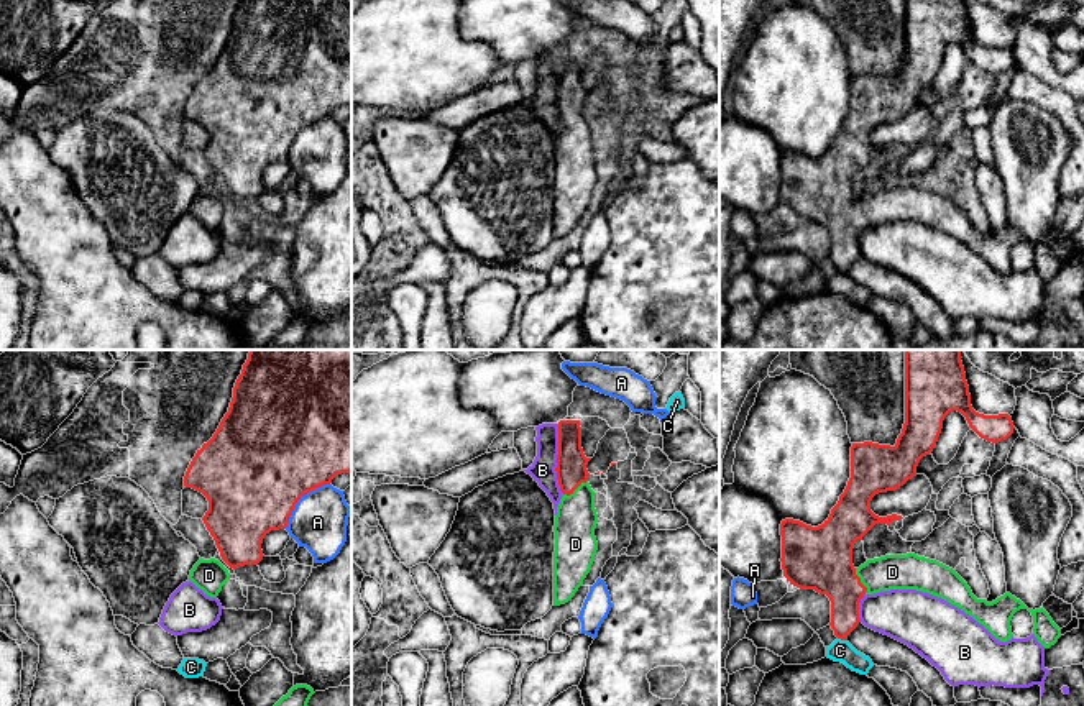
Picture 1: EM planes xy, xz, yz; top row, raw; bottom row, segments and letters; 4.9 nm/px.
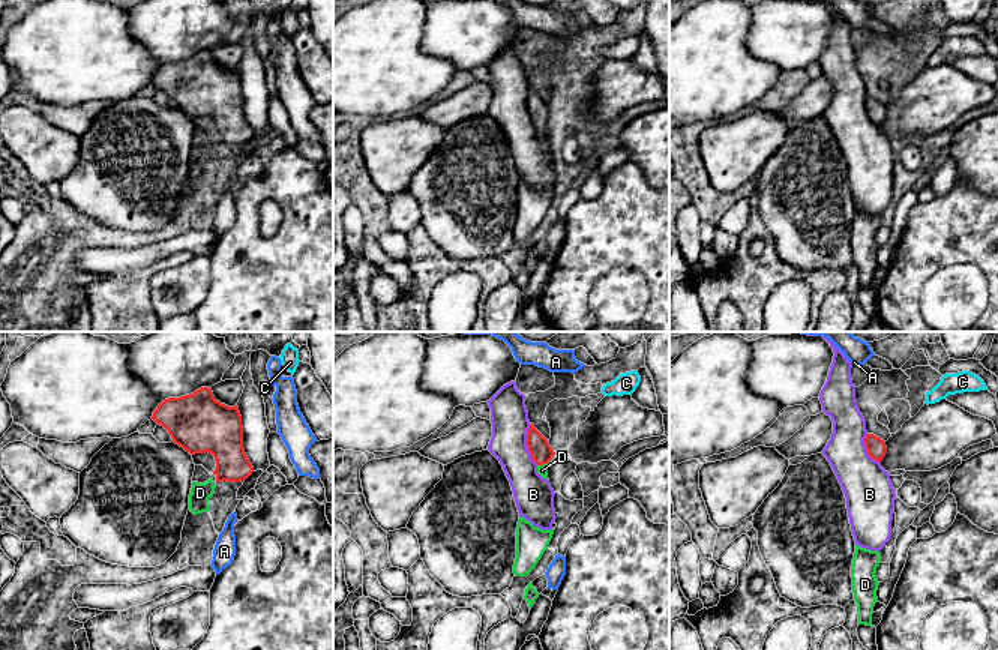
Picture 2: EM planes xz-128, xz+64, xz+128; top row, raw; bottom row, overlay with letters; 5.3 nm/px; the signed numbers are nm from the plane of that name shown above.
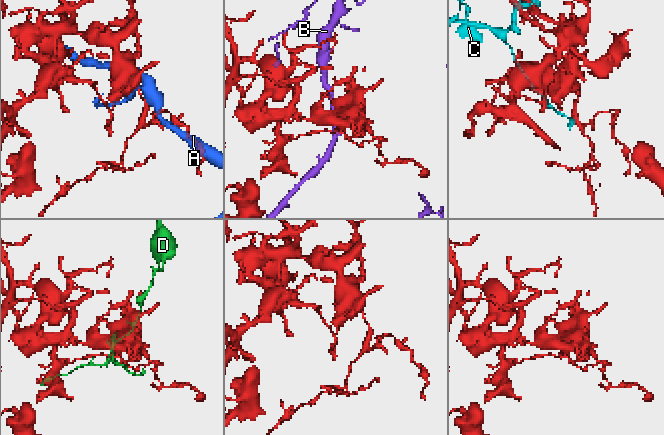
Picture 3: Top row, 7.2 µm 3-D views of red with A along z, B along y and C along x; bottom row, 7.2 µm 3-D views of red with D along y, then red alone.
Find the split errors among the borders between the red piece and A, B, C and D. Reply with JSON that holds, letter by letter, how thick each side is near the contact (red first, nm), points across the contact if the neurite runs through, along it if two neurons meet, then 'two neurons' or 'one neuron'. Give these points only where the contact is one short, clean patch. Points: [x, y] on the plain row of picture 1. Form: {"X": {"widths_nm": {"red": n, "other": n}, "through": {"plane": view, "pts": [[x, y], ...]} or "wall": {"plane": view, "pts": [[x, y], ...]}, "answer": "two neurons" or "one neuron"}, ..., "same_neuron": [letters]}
{"A": {"widths_nm": {"red": 500, "other": 280}, "answer": "two neurons"}, "B": {"widths_nm": {"red": 150, "other": 120}, "answer": "two neurons"}, "C": {"widths_nm": {"red": 180, "other": 110}, "answer": "two neurons"}, "D": {"widths_nm": {"red": 150, "other": 200}, "through": {"plane": "xz", "pts": [[572, 104], [575, 120], [575, 153]]}, "answer": "one neuron"}, "same_neuron": ["D"]}

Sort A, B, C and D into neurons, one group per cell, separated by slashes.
A / B / C / D

